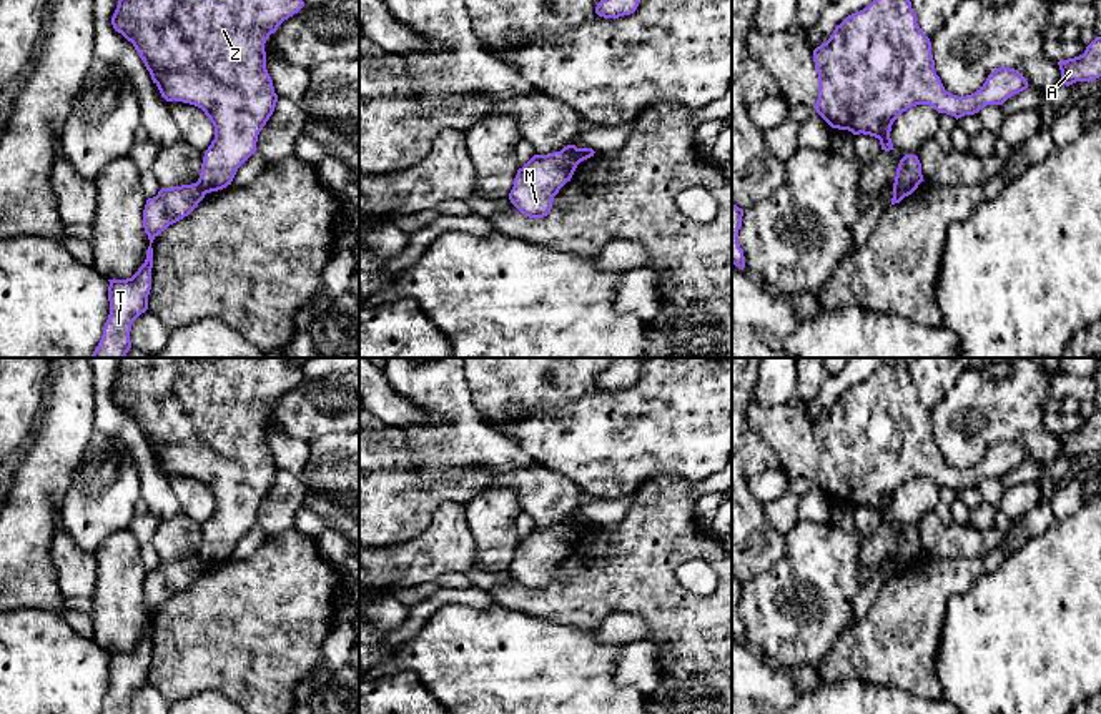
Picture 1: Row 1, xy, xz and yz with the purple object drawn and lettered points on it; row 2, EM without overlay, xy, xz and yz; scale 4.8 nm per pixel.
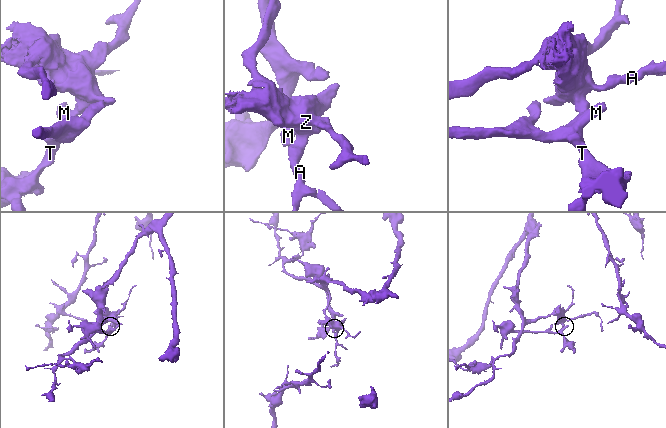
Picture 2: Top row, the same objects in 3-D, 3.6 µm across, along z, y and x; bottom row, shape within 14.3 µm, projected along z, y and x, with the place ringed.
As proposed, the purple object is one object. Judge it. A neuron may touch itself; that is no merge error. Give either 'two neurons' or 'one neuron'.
two neurons

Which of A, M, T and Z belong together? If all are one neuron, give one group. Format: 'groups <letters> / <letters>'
groups A Z / M T

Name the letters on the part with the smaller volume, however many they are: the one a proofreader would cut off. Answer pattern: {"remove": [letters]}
{"remove": ["M", "T"]}

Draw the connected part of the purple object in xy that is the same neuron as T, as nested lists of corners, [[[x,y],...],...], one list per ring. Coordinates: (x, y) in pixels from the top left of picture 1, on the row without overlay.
[[[196,554],[191,558],[161,561],[156,569],[146,573],[143,583],[143,601],[150,612],[146,632],[131,651],[108,652],[110,687],[100,714],[130,714],[133,694],[148,682],[153,612],[170,597],[188,589],[205,568],[205,563]]]

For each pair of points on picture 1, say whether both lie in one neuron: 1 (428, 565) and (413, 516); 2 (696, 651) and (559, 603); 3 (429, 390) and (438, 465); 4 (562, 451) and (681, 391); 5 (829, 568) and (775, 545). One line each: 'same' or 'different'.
1: different
2: same
3: same
4: same
5: different

